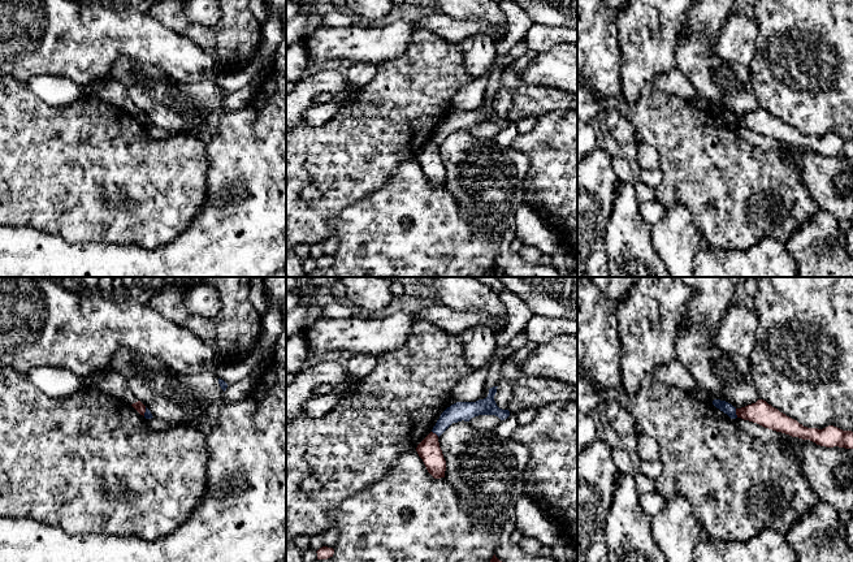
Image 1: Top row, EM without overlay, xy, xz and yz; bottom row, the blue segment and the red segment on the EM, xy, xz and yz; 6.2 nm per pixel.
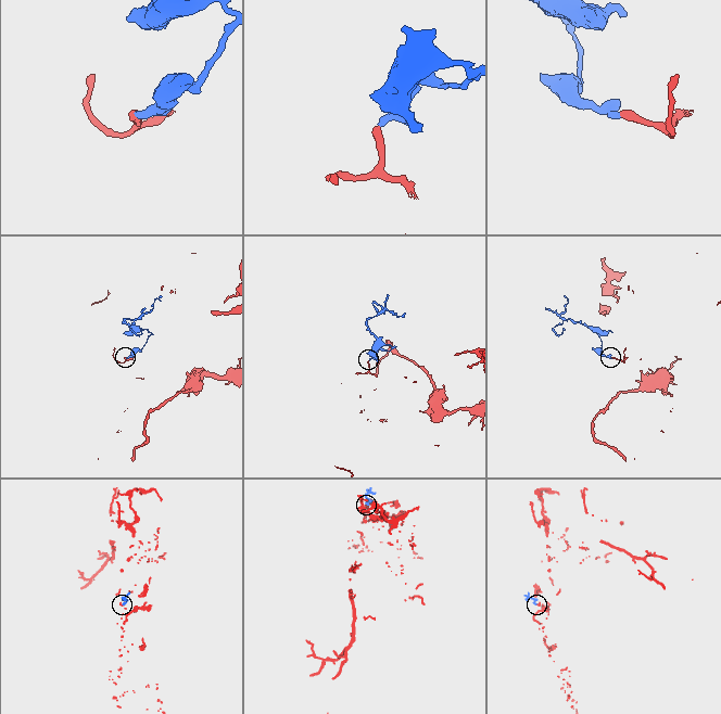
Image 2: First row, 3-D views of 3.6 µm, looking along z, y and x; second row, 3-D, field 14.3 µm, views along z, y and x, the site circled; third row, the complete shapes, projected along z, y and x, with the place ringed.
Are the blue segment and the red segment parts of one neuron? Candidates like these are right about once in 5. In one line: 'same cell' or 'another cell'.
another cell

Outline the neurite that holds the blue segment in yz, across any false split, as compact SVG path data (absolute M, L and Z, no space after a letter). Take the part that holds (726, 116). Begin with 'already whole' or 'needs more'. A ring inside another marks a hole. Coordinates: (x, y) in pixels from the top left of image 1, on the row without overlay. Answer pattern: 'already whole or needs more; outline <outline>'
already whole; outline M714 108L713 113L719 117L720 120L723 120L724 122L727 122L731 127L736 127L736 116L733 116L731 112L726 111L726 109L720 109L720 108Z

